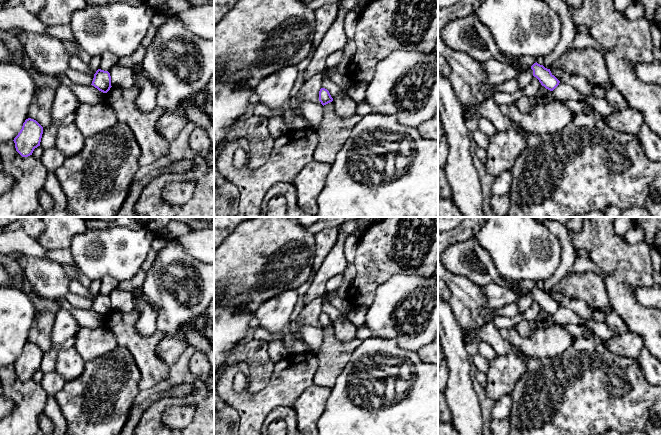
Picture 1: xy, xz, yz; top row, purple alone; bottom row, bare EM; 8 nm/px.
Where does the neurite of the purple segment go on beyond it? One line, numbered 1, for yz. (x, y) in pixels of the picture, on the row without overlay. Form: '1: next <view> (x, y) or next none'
1: next none

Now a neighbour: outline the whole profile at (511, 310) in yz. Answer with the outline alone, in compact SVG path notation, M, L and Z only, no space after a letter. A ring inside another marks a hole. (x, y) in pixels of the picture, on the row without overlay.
M517 302L510 303L498 311L499 315L501 316L507 316L509 318L513 318L518 314L518 306Z

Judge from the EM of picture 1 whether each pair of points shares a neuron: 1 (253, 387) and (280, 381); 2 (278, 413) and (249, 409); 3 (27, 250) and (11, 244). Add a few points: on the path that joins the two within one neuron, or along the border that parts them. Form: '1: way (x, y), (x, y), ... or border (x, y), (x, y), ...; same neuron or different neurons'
1: border (275, 364), (261, 390), (245, 389); different neurons
2: border (292, 407), (279, 406), (269, 414); different neurons
3: way (23, 246), (15, 244); same neuron

